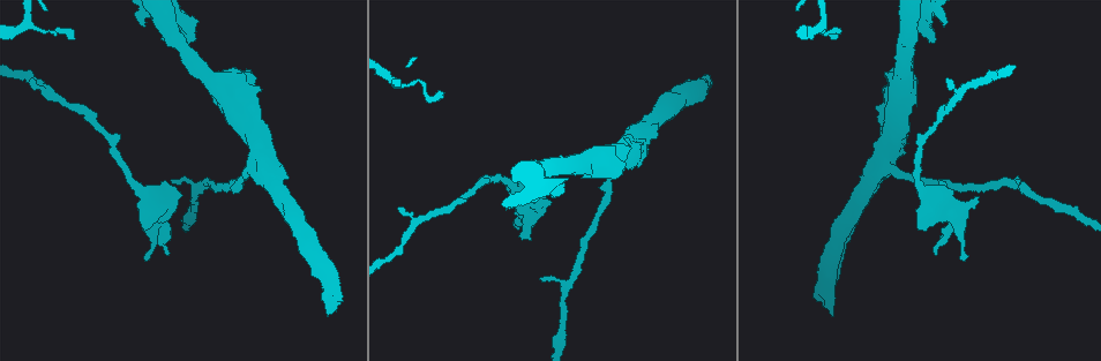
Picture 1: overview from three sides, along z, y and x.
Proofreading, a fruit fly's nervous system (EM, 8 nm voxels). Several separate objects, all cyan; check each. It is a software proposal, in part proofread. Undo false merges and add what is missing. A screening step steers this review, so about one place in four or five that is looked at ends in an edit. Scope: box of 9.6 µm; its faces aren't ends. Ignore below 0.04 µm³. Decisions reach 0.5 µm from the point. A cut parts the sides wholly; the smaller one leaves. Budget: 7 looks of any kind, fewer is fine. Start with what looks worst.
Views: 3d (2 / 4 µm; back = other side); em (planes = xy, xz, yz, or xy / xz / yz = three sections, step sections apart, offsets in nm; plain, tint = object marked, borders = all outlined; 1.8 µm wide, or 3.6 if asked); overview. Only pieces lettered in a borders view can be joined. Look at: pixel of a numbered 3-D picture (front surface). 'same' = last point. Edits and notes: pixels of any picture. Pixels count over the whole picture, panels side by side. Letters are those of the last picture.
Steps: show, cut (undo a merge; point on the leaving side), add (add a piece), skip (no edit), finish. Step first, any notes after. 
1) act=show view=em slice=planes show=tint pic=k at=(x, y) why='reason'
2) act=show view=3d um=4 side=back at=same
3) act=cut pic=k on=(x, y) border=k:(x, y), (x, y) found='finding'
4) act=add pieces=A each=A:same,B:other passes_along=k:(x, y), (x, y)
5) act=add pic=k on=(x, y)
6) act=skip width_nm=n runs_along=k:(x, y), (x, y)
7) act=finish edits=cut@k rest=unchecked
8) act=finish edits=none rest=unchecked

act=show view=em slice=yz step=8 show=borders pic=1 at=(833, 316) why='stops while still wide'

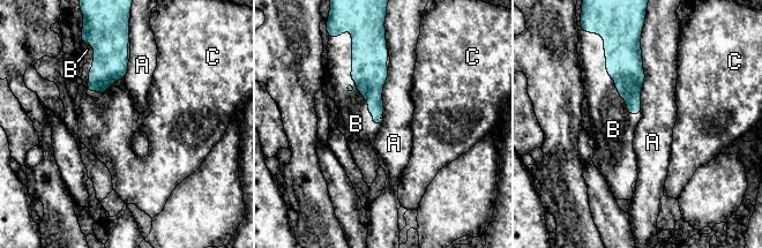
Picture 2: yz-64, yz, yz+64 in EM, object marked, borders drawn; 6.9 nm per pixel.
act=show view=em slice=planes show=borders at=same

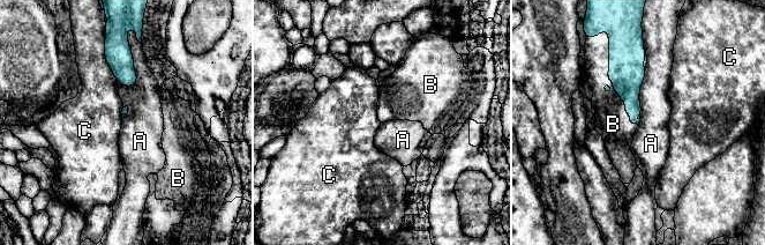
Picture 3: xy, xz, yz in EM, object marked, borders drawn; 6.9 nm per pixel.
act=add pieces=B each=A:other,B:same,C:other passes_along=3:(627, 56), (614, 88), (613, 124) found='it goes on there'

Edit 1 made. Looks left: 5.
act=show view=3d um=2 pic=1 at=(565, 189)

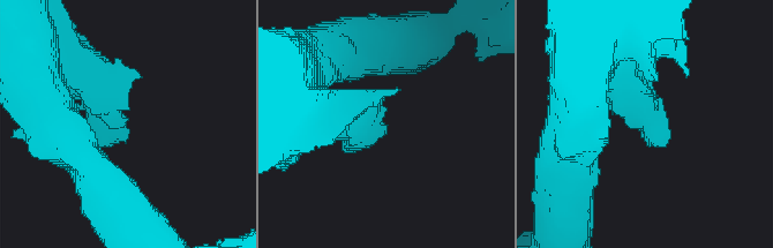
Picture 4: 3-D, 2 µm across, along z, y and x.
act=show view=em slice=planes show=borders pic=4 at=(385, 128)

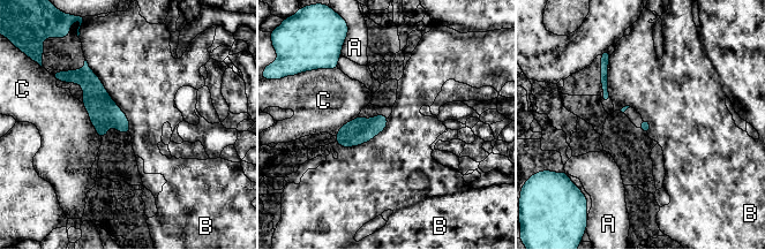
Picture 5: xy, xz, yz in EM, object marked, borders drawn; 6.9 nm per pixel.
act=skip each=A:other,B:other,C:other found='no lettered piece goes on from it'

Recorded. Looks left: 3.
act=show view=3d um=2 pic=1 at=(947, 83) why='an open end'

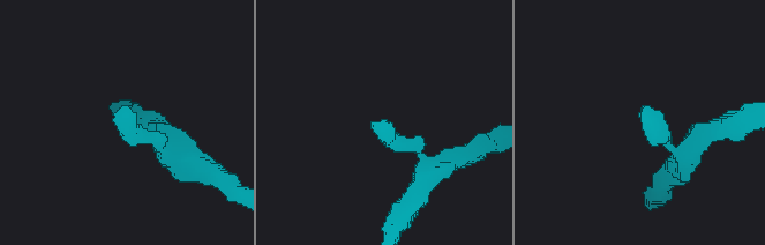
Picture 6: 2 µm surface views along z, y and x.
act=show view=em um=3.6 slice=planes show=plain pic=6 at=(374, 125) why='now the EM'

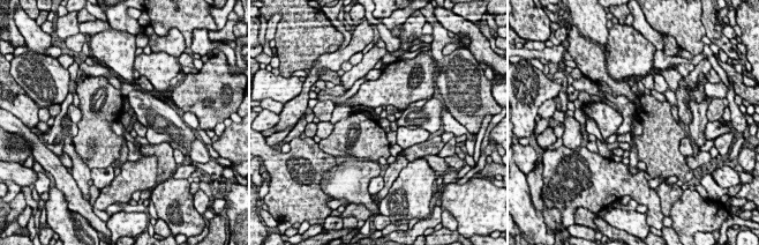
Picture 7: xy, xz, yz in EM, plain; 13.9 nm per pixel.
act=show view=em um=3.6 slice=planes show=borders at=same why='what lies round it'

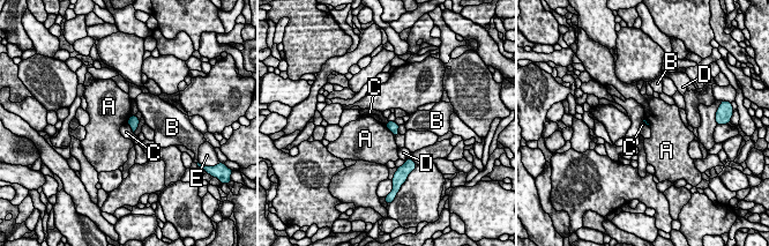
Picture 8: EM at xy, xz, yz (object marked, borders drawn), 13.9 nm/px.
act=skip longest_contact=A:220nm each=A:other,B:other,C:other,D:other,E:other border=8:(127, 122), (132, 129) found='no lettered piece goes on from it'

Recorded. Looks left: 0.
act=finish edits=add@3 rest=unchecked

